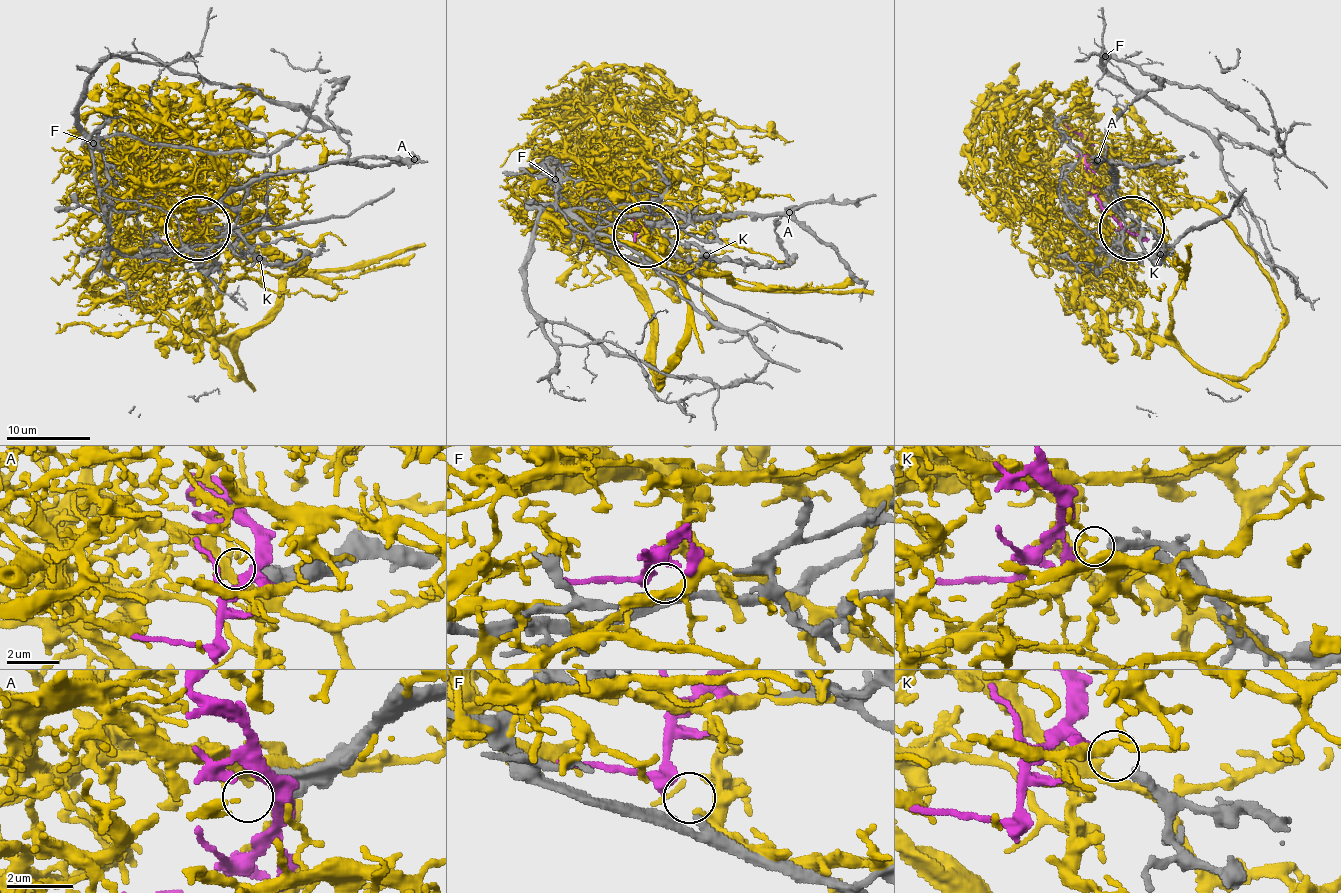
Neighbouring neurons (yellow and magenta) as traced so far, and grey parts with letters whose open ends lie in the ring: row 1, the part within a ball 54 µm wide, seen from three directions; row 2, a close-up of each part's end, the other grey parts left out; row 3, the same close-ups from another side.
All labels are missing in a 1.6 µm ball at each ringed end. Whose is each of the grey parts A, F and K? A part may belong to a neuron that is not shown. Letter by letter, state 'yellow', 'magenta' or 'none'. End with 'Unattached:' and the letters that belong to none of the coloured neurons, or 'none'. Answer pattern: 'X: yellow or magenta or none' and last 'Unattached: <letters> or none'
A: none
F: magenta
K: yellow
Unattached: A

